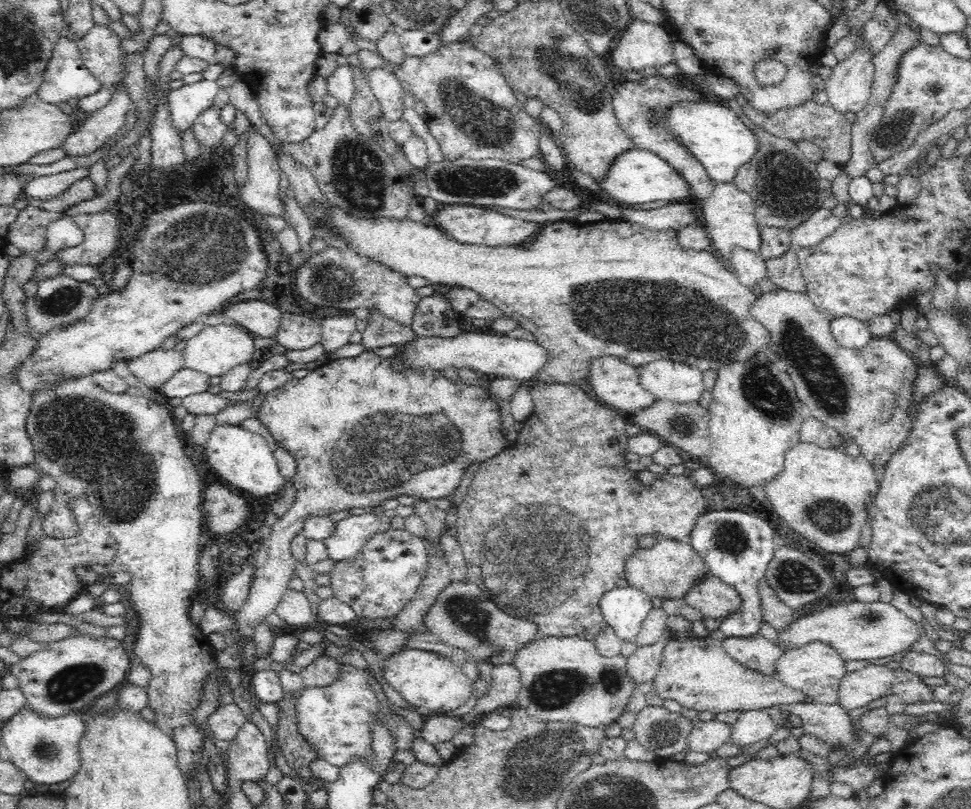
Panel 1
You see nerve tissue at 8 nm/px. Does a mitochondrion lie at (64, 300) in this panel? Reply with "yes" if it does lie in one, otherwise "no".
yes

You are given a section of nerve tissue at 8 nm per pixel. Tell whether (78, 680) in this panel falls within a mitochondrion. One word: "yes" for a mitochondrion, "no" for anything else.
yes

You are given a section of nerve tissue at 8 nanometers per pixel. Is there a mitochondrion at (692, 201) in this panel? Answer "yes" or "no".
no

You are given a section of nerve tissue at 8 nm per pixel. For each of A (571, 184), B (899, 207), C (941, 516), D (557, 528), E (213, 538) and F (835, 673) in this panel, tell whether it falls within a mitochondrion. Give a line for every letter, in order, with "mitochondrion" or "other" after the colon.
A: other
B: other
C: mitochondrion
D: mitochondrion
E: other
F: other

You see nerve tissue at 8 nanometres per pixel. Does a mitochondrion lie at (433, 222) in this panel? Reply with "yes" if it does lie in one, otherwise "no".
no

